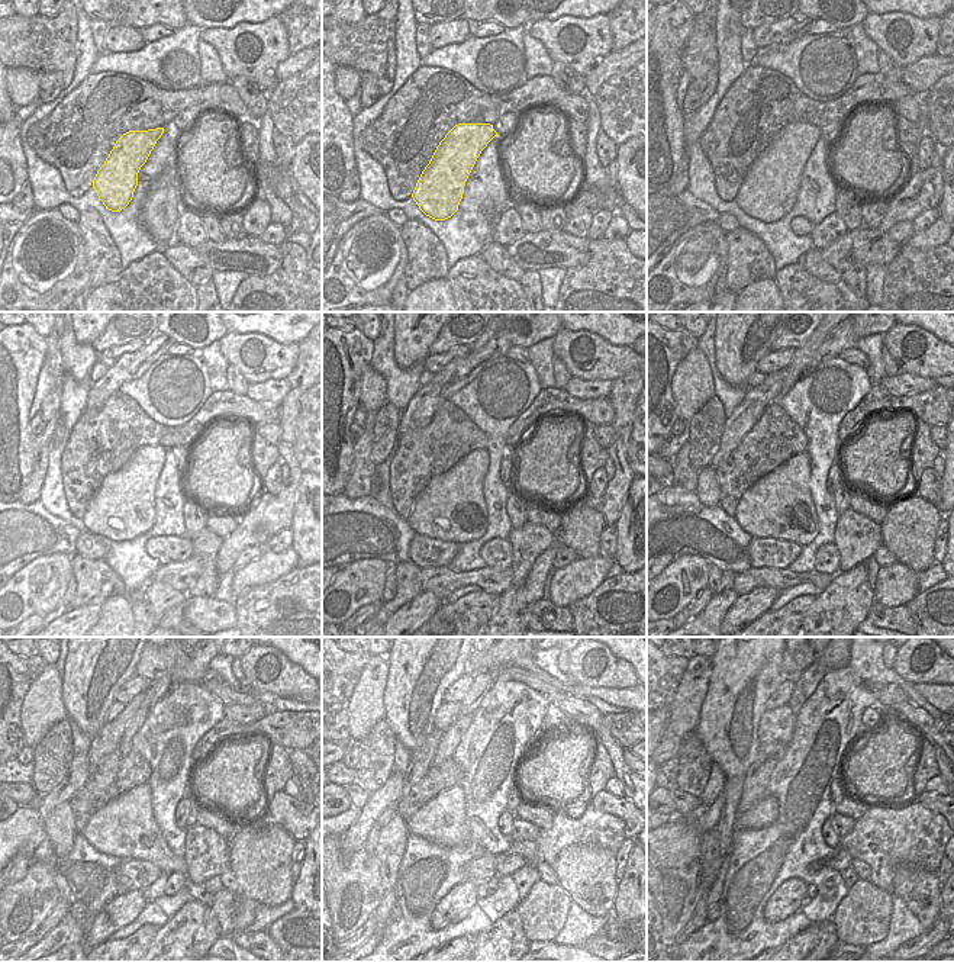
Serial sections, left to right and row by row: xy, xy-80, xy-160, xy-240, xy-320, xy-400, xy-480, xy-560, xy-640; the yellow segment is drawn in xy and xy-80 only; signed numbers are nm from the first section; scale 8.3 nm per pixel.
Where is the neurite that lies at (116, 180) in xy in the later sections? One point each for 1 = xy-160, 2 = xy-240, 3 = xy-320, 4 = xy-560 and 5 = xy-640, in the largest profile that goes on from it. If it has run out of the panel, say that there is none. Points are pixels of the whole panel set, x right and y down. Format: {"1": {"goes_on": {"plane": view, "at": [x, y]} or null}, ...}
{"1": {"goes_on": {"plane": "xy-160", "at": [769, 189]}}, "2": {"goes_on": {"plane": "xy-240", "at": [123, 507]}}, "3": {"goes_on": {"plane": "xy-320", "at": [451, 507]}}, "4": {"goes_on": {"plane": "xy-560", "at": [442, 821]}}, "5": {"goes_on": {"plane": "xy-640", "at": [764, 813]}}}

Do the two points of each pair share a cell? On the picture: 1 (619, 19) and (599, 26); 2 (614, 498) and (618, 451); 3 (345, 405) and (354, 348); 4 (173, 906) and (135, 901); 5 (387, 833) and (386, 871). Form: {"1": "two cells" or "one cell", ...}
{"1": "two cells", "2": "one cell", "3": "one cell", "4": "two cells", "5": "one cell"}

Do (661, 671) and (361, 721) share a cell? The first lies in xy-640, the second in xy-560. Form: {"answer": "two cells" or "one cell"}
{"answer": "two cells"}

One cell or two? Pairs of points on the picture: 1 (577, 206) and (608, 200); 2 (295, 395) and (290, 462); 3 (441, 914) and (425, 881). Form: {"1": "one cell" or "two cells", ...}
{"1": "one cell", "2": "one cell", "3": "two cells"}

